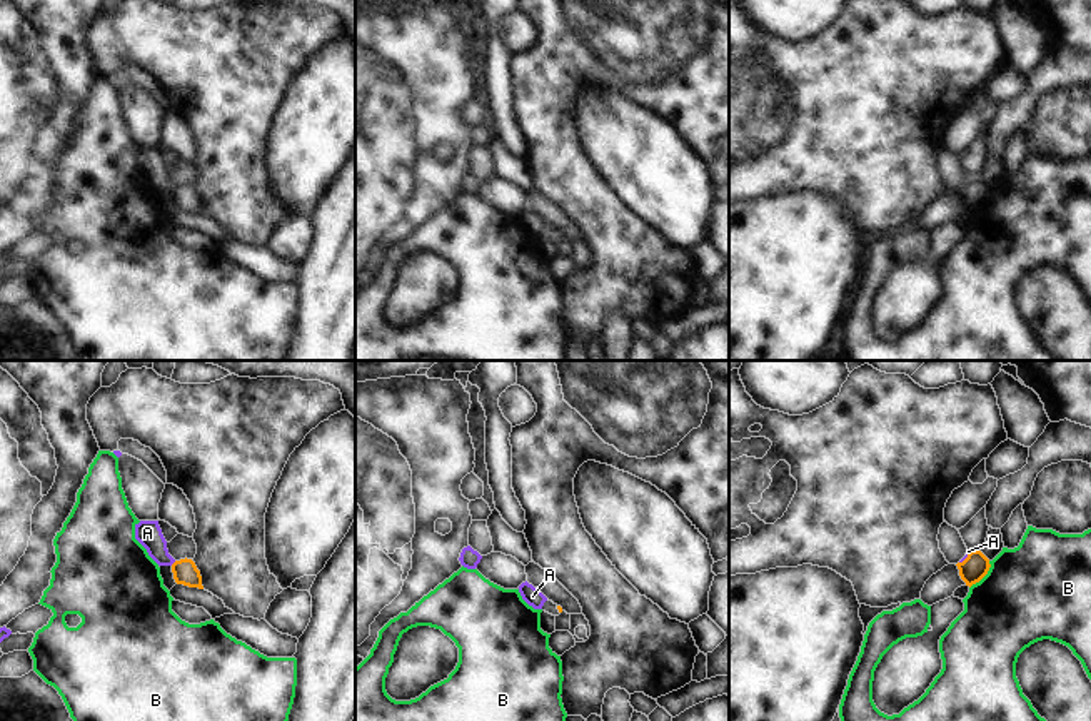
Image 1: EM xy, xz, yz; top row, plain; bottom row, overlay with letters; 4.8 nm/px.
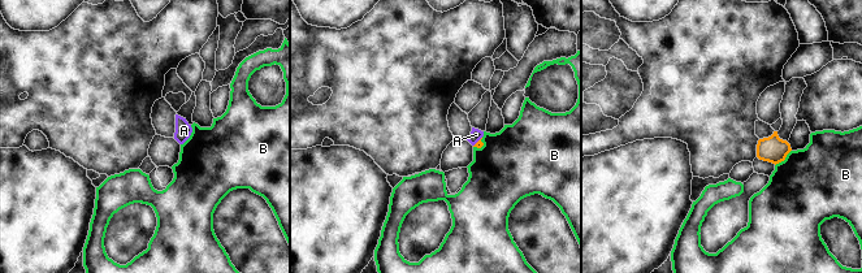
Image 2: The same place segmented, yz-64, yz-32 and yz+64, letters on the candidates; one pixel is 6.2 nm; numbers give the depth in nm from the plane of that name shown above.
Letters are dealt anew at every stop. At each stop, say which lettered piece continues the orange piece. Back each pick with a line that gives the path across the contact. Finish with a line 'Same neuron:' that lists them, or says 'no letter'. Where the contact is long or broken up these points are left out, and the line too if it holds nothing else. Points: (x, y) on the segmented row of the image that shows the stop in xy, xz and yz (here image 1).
Same neuron: no letter.

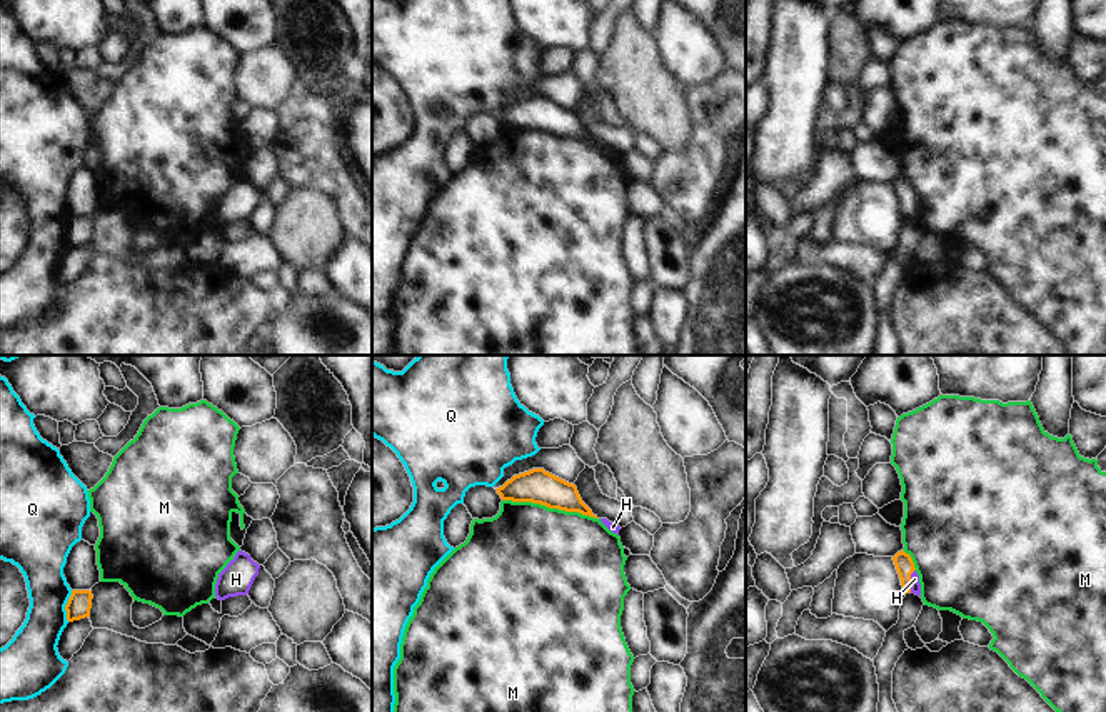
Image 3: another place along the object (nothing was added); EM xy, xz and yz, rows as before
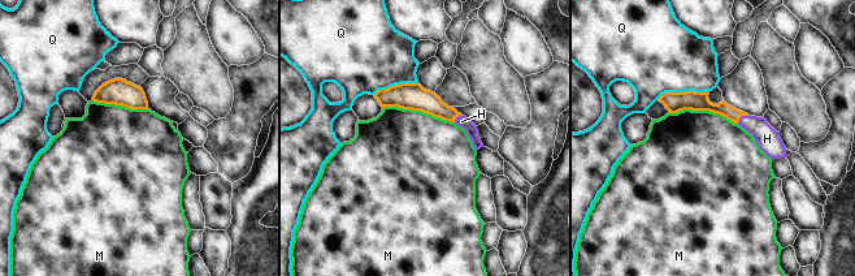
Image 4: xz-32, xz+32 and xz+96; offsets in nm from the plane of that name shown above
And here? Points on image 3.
H: Path across: yz (904, 566), (909, 581), (914, 579)
Same neuron: H.

